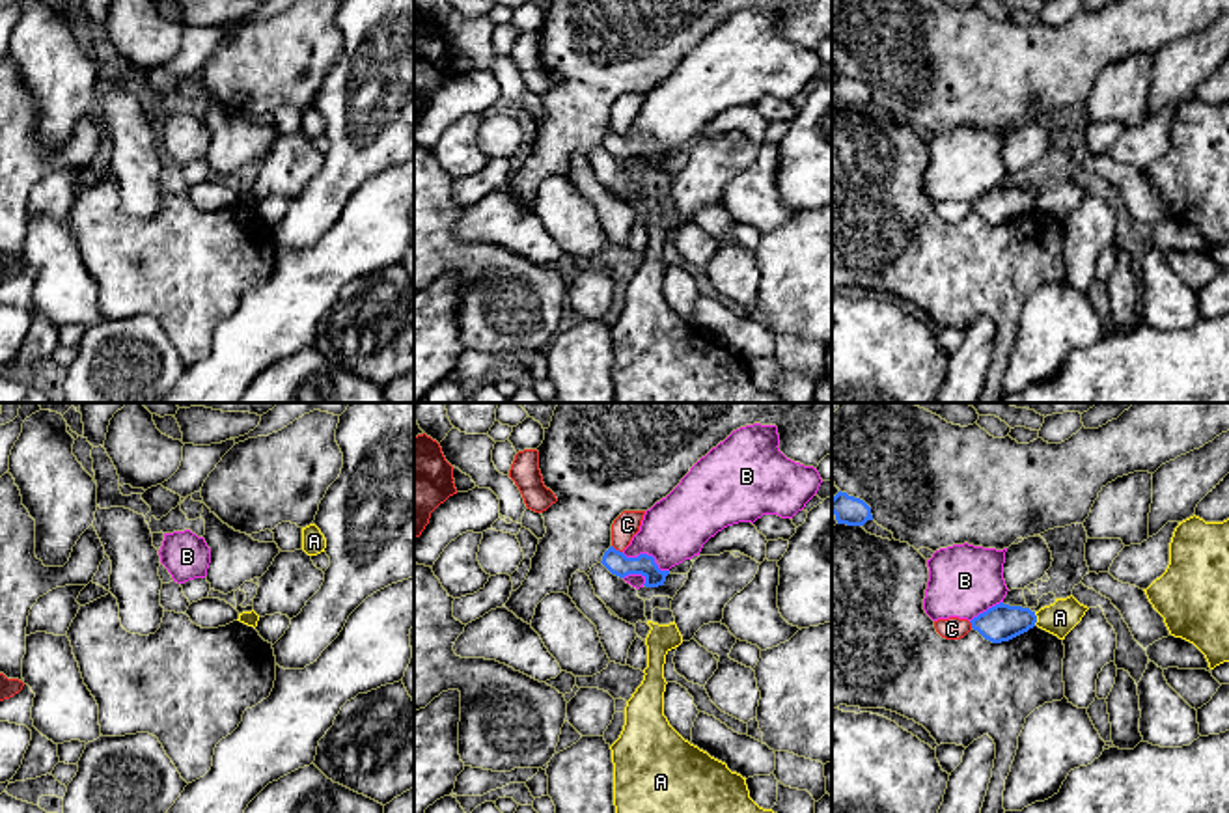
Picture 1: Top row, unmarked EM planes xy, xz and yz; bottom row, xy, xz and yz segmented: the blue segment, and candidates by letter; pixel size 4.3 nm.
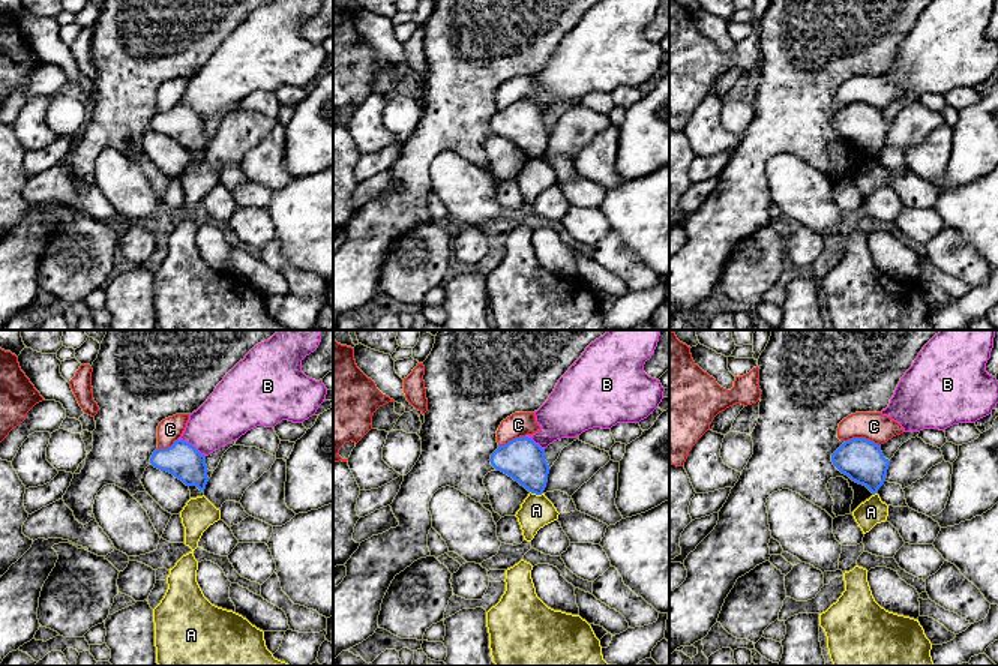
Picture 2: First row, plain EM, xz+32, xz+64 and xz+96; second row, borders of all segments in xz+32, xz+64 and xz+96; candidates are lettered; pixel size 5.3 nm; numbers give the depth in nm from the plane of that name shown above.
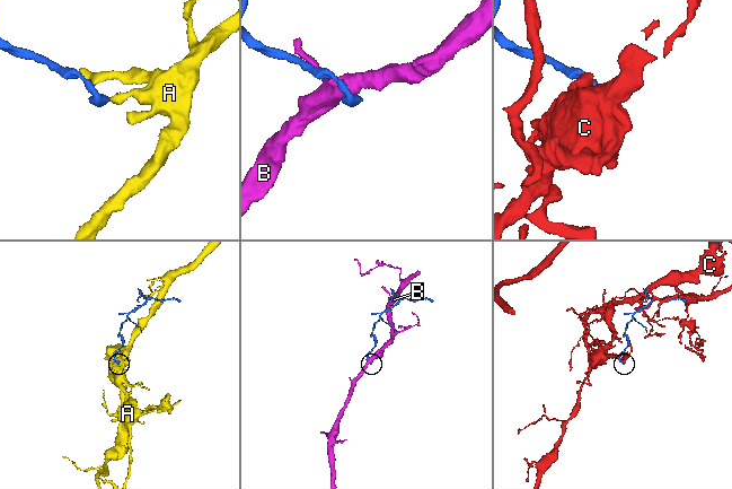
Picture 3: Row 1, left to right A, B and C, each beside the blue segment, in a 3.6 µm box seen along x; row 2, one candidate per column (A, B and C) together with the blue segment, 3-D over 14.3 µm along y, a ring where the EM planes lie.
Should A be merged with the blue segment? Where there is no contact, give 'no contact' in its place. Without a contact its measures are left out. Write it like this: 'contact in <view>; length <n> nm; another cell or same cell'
contact in yz; length 60 nm; another cell

